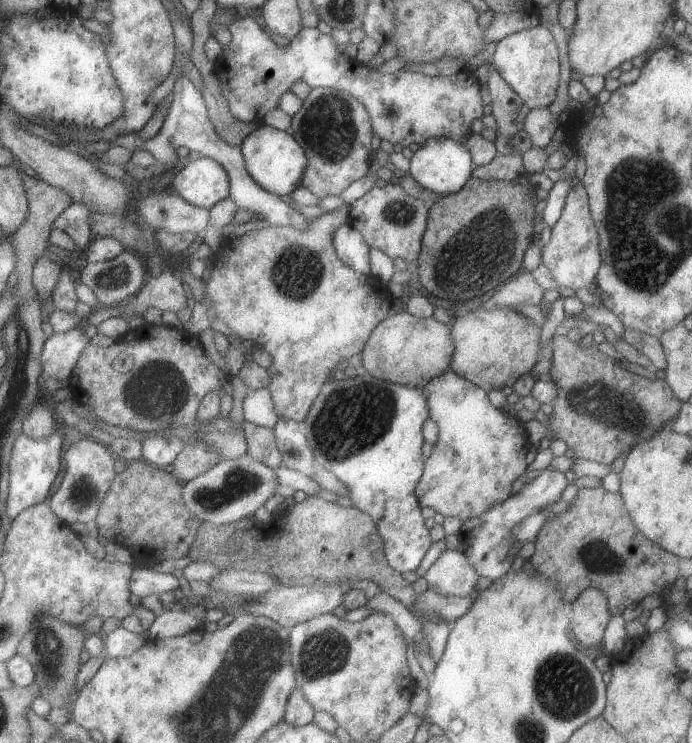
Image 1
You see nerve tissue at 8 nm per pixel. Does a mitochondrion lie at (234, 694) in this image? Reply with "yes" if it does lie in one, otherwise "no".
yes

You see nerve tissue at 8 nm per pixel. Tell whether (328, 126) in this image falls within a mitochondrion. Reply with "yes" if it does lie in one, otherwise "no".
yes

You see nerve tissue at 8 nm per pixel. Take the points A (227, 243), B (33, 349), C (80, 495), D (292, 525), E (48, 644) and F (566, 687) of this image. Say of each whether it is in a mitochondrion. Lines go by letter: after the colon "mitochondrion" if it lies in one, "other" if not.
A: other
B: other
C: mitochondrion
D: other
E: mitochondrion
F: mitochondrion

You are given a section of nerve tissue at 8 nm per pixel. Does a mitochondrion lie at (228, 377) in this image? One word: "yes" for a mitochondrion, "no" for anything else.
no

